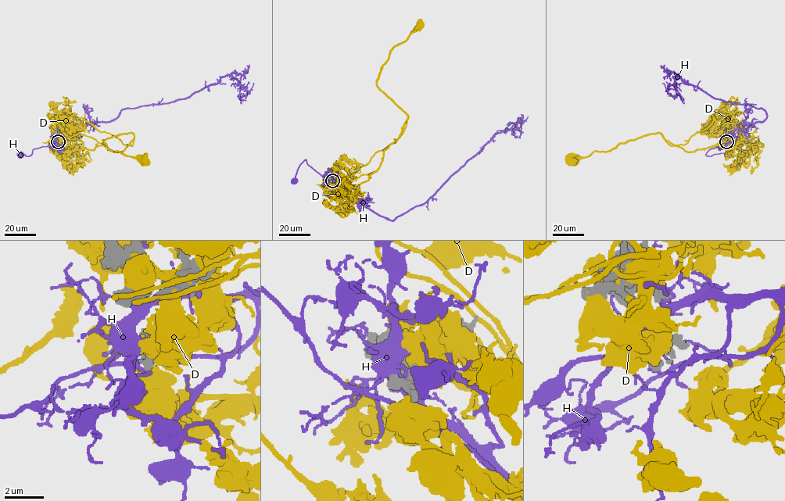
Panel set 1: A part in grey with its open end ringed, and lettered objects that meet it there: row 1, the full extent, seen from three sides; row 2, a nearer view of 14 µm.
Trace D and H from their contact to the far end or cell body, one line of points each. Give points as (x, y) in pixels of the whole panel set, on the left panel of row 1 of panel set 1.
D: (58, 141), (77, 130), (113, 152), (121, 152), (134, 138), (131, 133), (102, 141), (111, 150), (144, 162)
H: (57, 142), (34, 148), (30, 155), (21, 154)

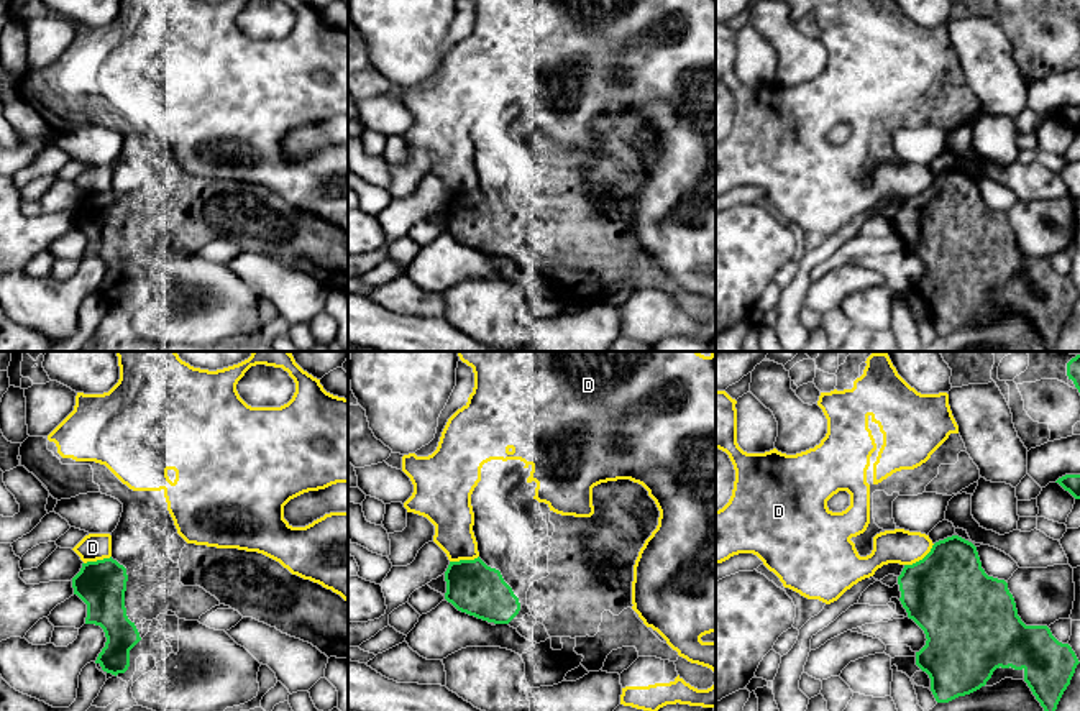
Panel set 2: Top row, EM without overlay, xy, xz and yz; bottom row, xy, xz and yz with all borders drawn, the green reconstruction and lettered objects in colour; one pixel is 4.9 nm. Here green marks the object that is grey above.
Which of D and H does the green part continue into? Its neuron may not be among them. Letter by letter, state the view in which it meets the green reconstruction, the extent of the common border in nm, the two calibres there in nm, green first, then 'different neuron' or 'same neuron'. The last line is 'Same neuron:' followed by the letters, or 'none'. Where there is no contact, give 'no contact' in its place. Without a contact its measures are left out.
D: yz | 190 nm | 420/170 nm | different neuron
H: no contact | different neuron
Same neuron: none

